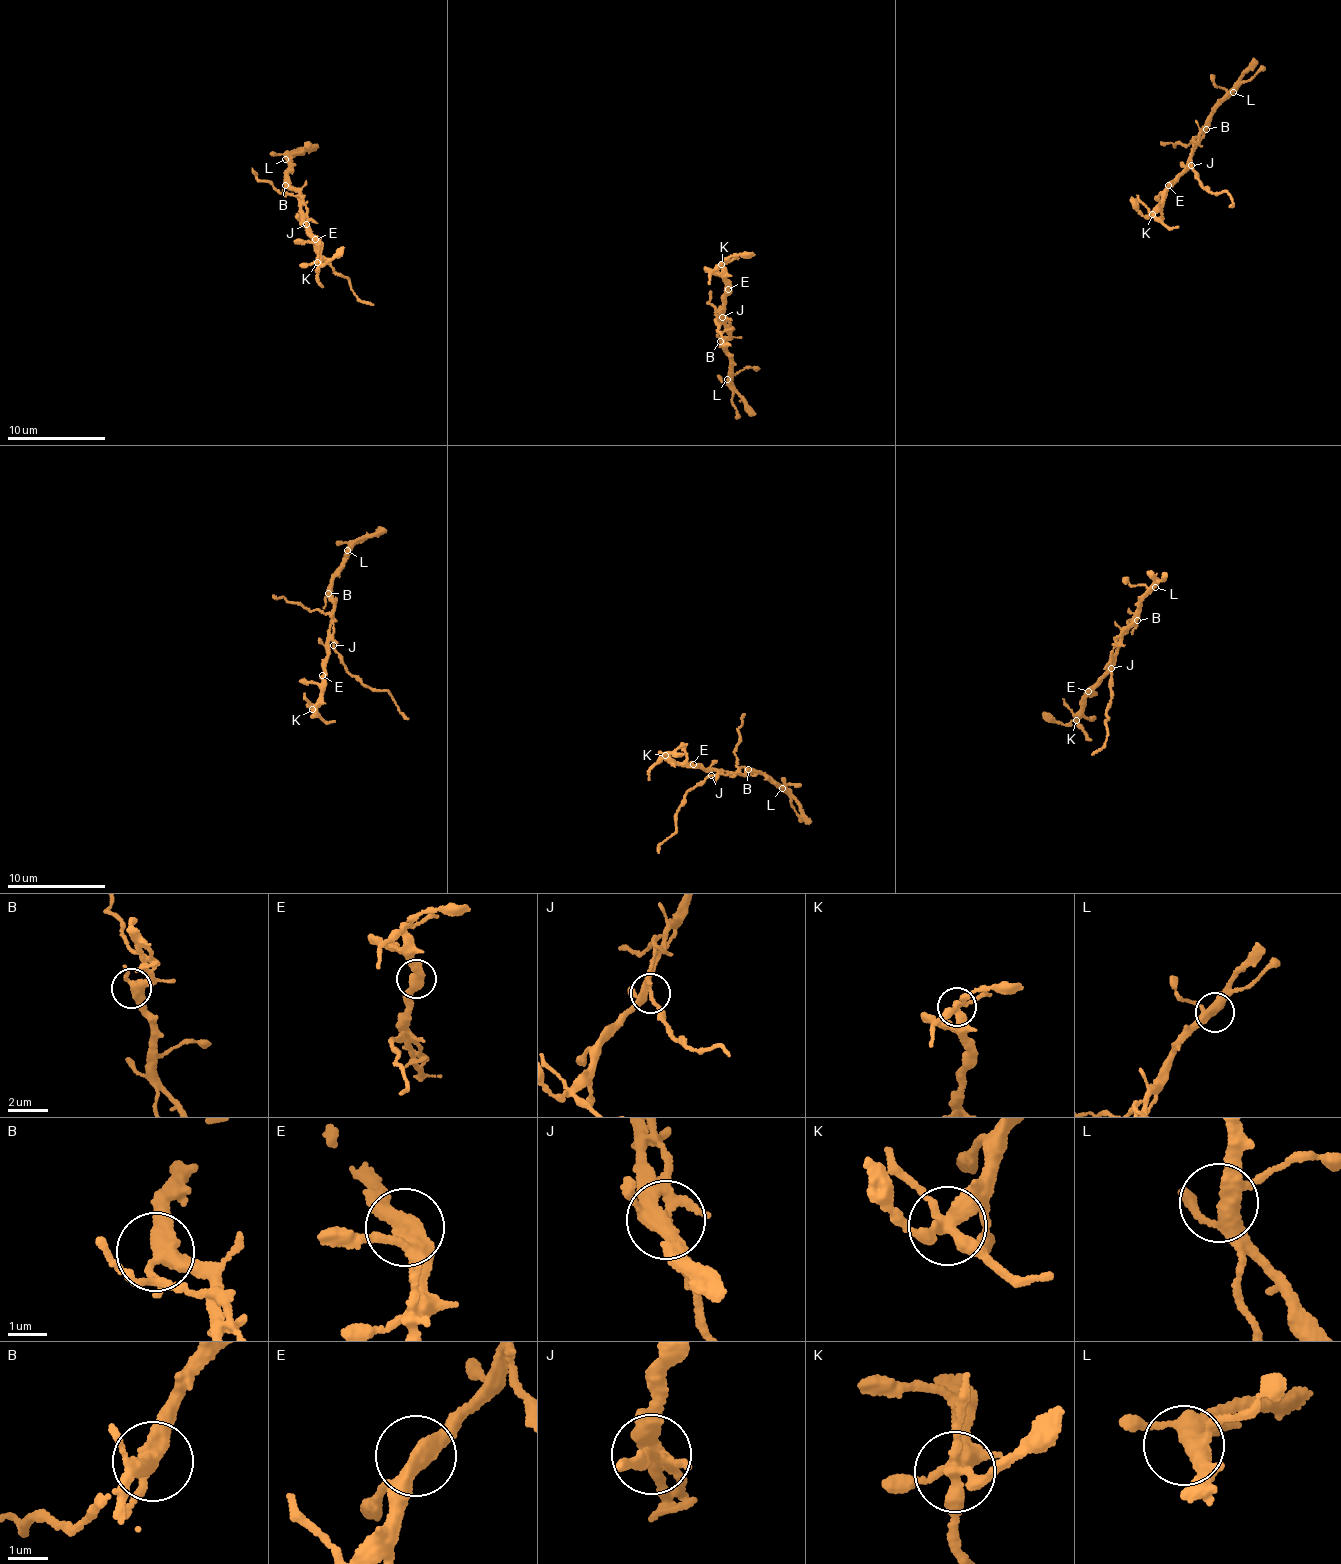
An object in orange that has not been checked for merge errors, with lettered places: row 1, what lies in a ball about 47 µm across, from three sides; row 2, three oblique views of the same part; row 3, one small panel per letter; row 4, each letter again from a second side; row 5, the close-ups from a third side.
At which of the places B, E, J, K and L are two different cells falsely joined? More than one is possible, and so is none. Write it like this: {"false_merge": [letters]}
{"false_merge": ["J", "K"]}

